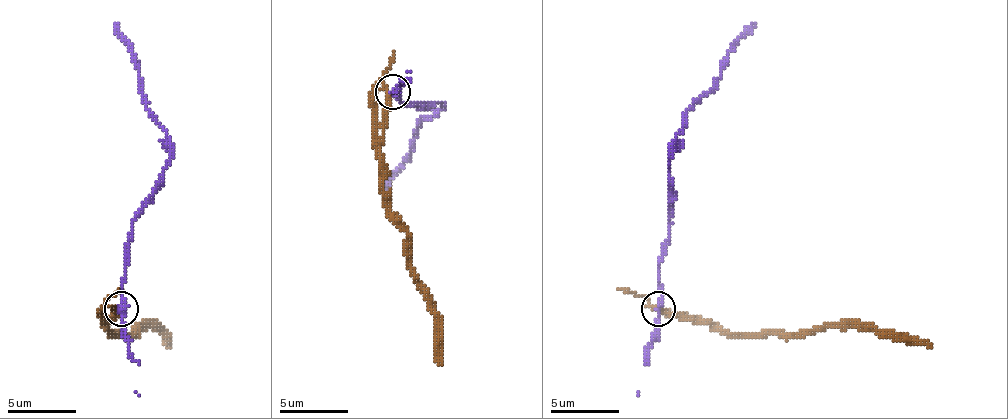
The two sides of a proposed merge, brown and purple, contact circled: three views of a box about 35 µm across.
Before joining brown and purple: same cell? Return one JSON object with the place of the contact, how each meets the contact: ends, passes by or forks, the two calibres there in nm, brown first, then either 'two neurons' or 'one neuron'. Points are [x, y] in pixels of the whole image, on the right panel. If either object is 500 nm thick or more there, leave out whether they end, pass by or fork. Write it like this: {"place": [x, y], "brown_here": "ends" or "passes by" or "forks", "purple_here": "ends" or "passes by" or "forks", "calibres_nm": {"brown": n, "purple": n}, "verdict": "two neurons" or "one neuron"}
{"place": [658, 308], "brown_here": "ends", "purple_here": "passes by", "calibres_nm": {"brown": 340, "purple": 280}, "verdict": "two neurons"}

